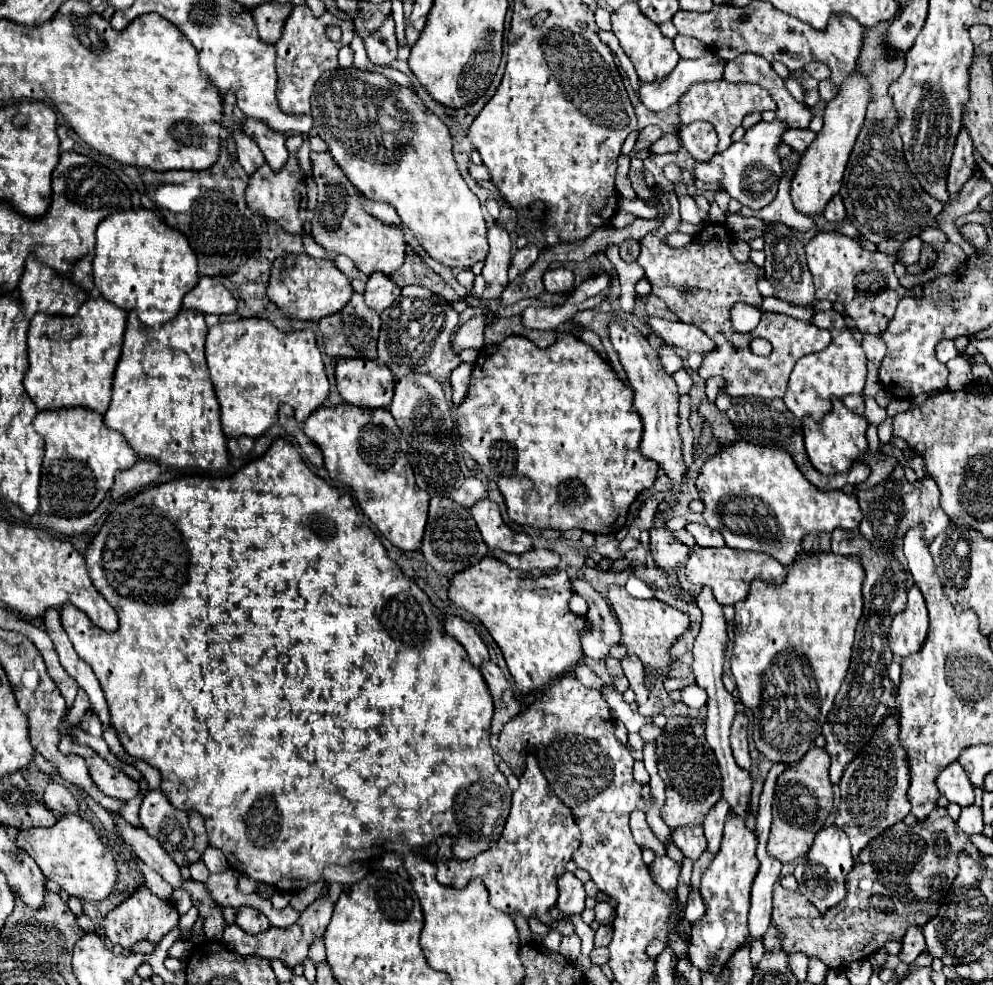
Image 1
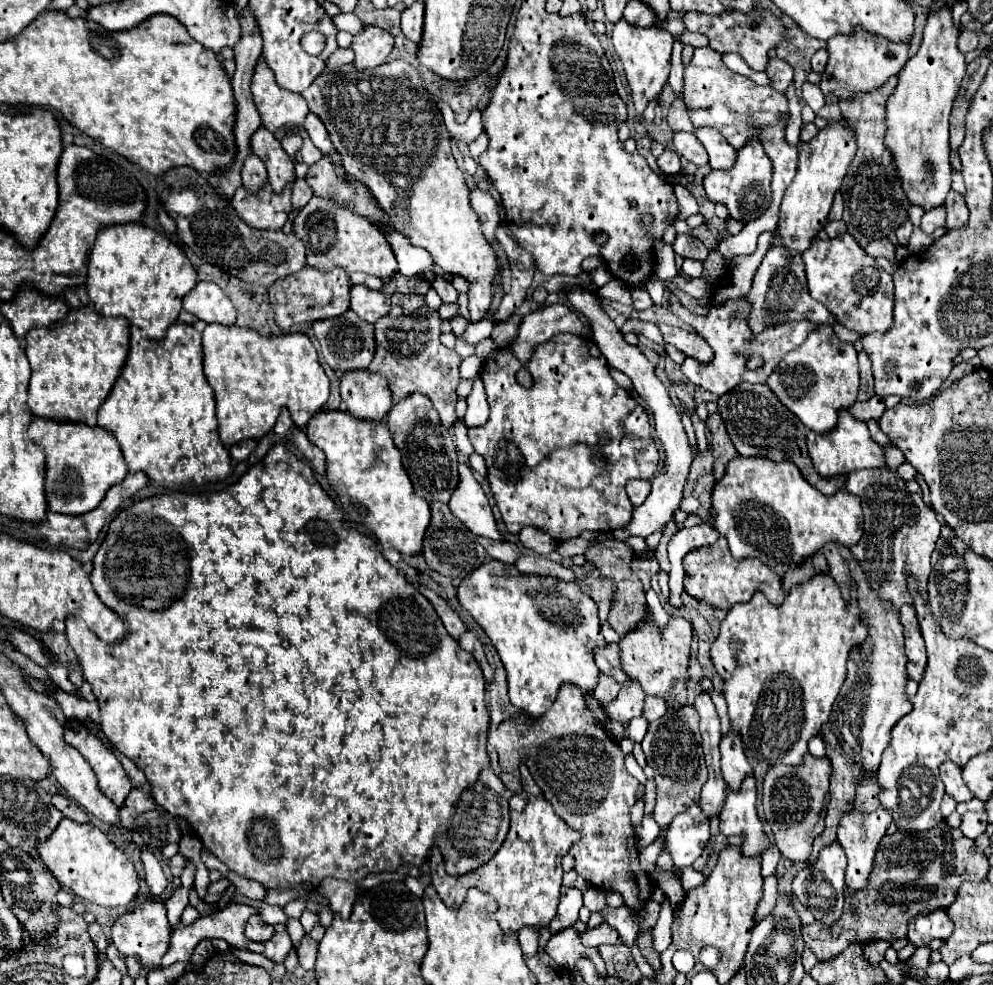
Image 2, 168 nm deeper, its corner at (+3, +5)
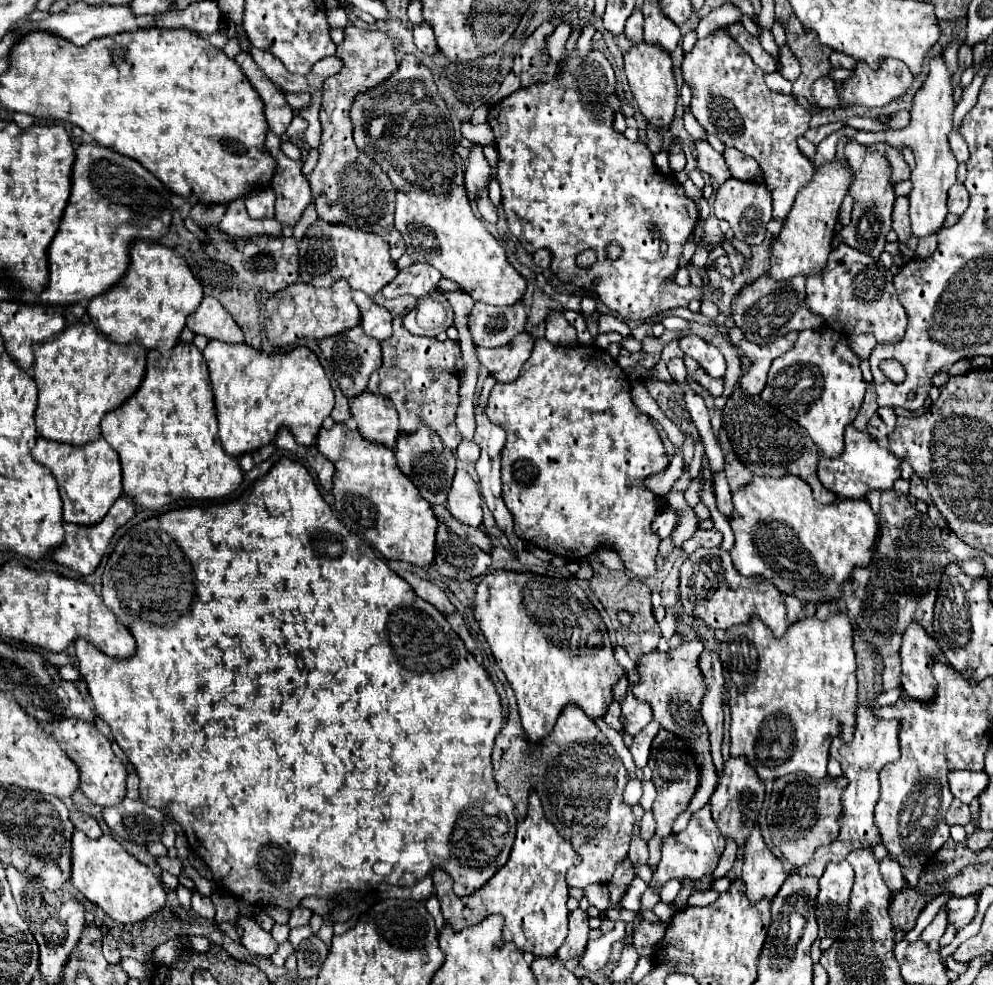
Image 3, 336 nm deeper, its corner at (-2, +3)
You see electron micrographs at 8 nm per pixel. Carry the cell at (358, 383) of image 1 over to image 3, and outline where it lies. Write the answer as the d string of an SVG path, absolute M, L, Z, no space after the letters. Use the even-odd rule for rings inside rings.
M364 391L358 399L350 399L350 411L358 431L366 439L388 447L396 445L400 435L398 413L388 397L376 397L374 393Z

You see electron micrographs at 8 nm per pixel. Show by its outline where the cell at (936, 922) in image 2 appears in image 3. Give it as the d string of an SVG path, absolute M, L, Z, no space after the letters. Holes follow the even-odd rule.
M964 897L964 899L950 899L946 903L948 909L948 925L954 925L956 931L966 927L974 913L976 913L976 897Z

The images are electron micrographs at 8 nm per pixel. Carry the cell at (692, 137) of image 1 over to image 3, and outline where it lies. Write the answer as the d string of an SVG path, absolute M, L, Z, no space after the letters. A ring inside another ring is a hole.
M730 147L724 149L724 159L728 163L728 169L732 173L732 177L748 181L748 179L762 179L762 169L758 167L758 163L754 159L750 159L748 155L742 155Z

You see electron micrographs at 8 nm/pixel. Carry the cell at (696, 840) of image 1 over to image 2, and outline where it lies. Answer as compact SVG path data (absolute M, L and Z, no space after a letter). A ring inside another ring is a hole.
M695 799L693 805L685 813L677 815L669 825L665 849L675 867L689 867L703 853L709 837L709 817L701 811L699 799Z

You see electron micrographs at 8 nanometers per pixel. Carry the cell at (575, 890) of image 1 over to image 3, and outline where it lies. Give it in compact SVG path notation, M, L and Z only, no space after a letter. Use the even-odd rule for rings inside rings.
M580 907L570 911L570 925L568 925L568 937L564 945L558 949L558 959L568 961L568 959L580 959L582 951L588 941L588 913L582 911Z

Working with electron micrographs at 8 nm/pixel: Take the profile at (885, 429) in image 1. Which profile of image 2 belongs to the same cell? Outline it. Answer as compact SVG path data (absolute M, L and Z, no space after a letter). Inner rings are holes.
M889 445L889 447L884 447L885 450L885 460L887 466L896 471L898 467L905 461L903 453L894 445Z

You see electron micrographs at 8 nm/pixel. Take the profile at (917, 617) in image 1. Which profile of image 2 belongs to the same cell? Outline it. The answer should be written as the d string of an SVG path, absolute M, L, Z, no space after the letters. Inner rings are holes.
M903 605L899 611L901 625L903 625L903 635L905 635L905 653L907 653L907 679L921 681L927 655L925 655L925 643L921 637L921 629L917 623L917 615L913 605Z

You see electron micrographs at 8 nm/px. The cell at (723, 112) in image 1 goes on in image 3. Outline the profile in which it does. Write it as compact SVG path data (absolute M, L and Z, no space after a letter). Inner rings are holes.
M724 29L696 41L694 49L682 61L682 77L692 89L692 115L704 131L714 133L726 147L734 147L758 161L768 189L772 191L772 217L782 221L788 215L796 193L814 175L814 165L796 145L796 137L808 131L810 111L802 107L794 95L770 91L764 85L764 73Z

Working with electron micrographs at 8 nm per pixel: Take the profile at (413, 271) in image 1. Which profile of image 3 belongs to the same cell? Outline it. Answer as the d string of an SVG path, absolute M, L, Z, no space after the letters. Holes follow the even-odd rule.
M380 293L378 295L374 295L374 301L378 303L378 305L382 305L382 307L386 307L390 313L392 313L392 317L398 317L398 315L406 315L408 311L412 311L412 307L416 305L416 299L412 297L412 295L400 295L398 299L386 299L386 297L382 297Z

